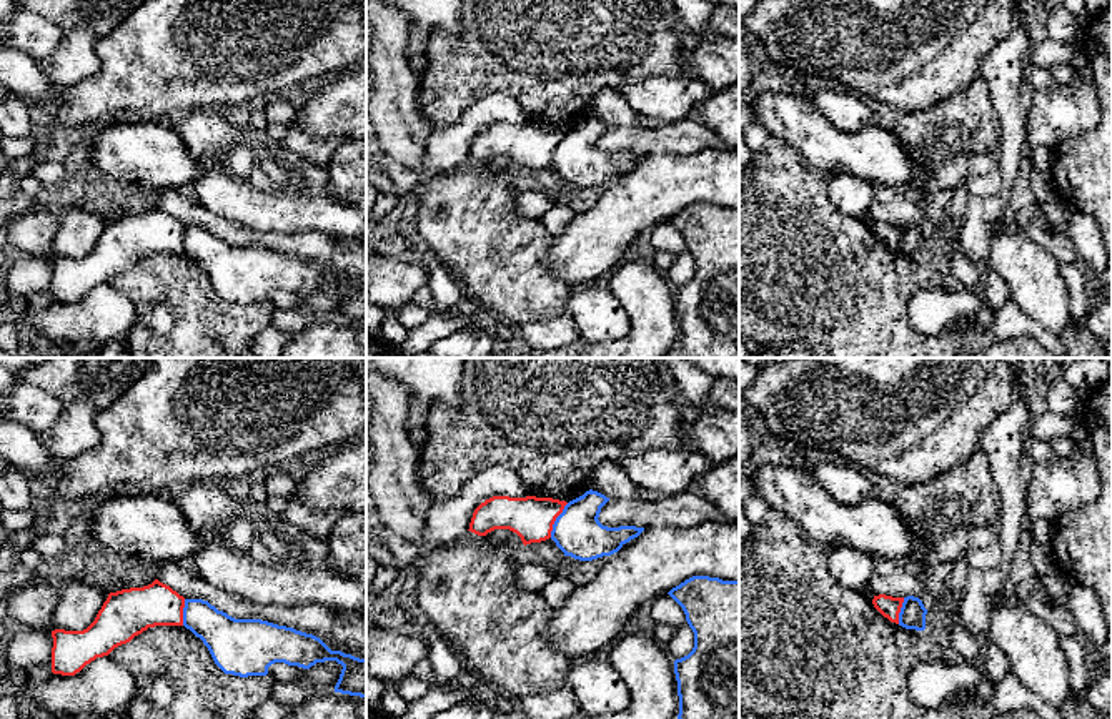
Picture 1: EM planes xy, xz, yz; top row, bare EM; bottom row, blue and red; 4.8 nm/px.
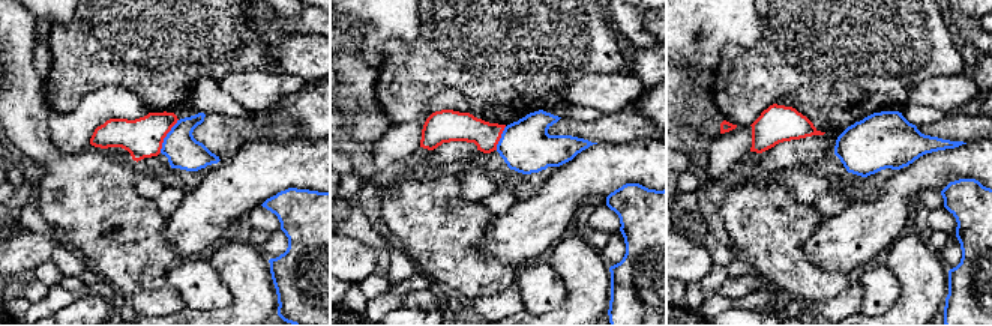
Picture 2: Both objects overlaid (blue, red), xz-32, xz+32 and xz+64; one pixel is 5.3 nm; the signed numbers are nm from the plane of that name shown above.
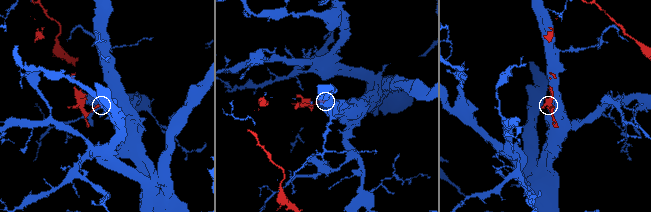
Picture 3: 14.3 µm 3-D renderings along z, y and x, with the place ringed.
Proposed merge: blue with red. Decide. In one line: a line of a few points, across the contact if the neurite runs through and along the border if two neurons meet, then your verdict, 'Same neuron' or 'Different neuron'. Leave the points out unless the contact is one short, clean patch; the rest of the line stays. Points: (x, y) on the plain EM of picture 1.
Different neuron

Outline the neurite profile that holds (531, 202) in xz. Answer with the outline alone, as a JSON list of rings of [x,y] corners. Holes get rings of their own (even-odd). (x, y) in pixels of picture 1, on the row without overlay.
[[[529,183],[518,188],[518,213],[529,218],[541,218],[551,210],[558,196]]]

